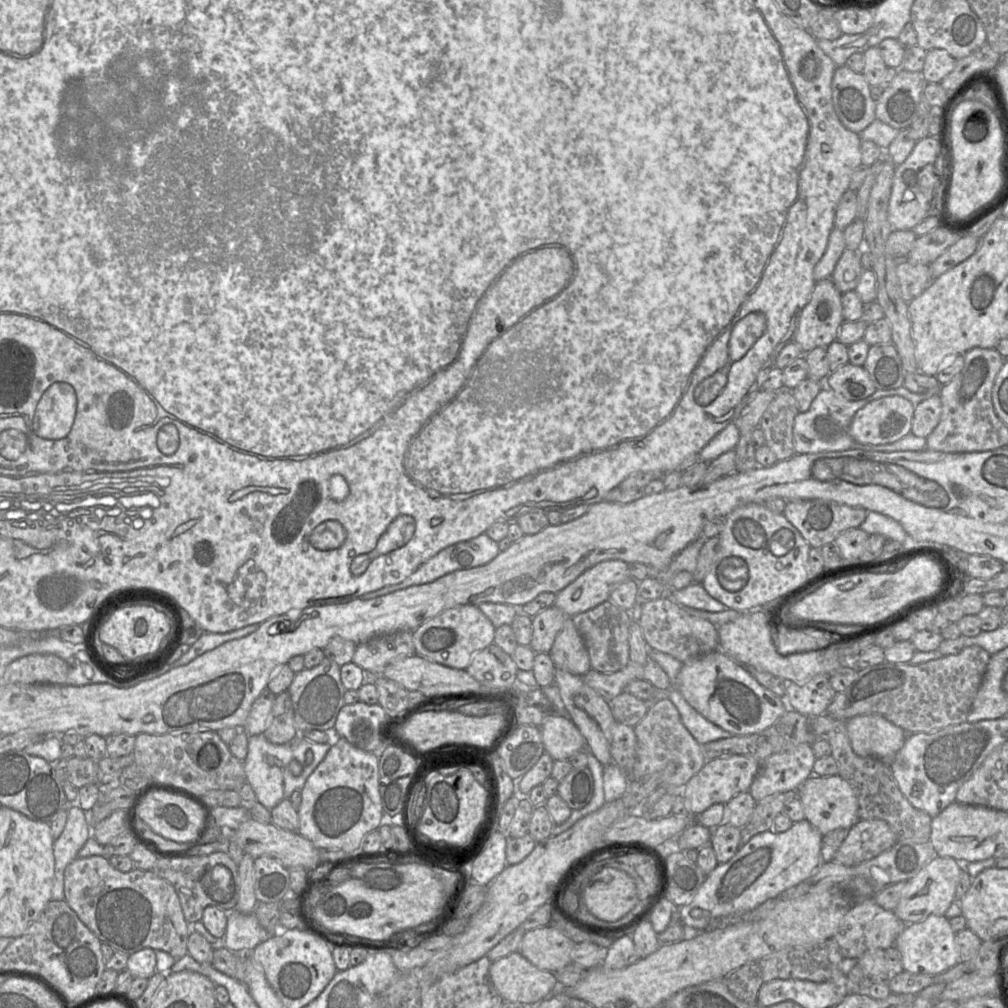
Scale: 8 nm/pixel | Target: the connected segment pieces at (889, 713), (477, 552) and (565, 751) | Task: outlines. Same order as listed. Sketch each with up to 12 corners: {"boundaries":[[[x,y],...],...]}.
{"boundaries":[[[972,645],[857,670],[825,714],[906,733],[966,722],[990,657]],[[484,532],[444,548],[400,583],[365,593],[369,600],[487,564],[498,542]],[[552,714],[539,729],[544,751],[568,760],[586,748],[568,715]]]}

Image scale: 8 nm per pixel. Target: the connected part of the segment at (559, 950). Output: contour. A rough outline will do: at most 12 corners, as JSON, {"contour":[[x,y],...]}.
{"contour":[[547,925],[526,931],[518,952],[554,973],[571,963],[574,945]]}

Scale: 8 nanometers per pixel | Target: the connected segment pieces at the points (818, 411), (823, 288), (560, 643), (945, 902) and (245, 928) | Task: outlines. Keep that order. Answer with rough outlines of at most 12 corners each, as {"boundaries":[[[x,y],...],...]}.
{"boundaries":[[[823,386],[793,426],[795,453],[873,451],[849,435],[859,409],[895,395],[932,396],[902,386],[849,401]],[[815,283],[793,341],[806,354],[837,340],[842,293]],[[567,617],[549,652],[556,669],[585,675],[584,641]],[[934,855],[893,912],[906,924],[944,915],[963,865]],[[228,913],[223,945],[250,953],[274,936],[255,913]]]}

